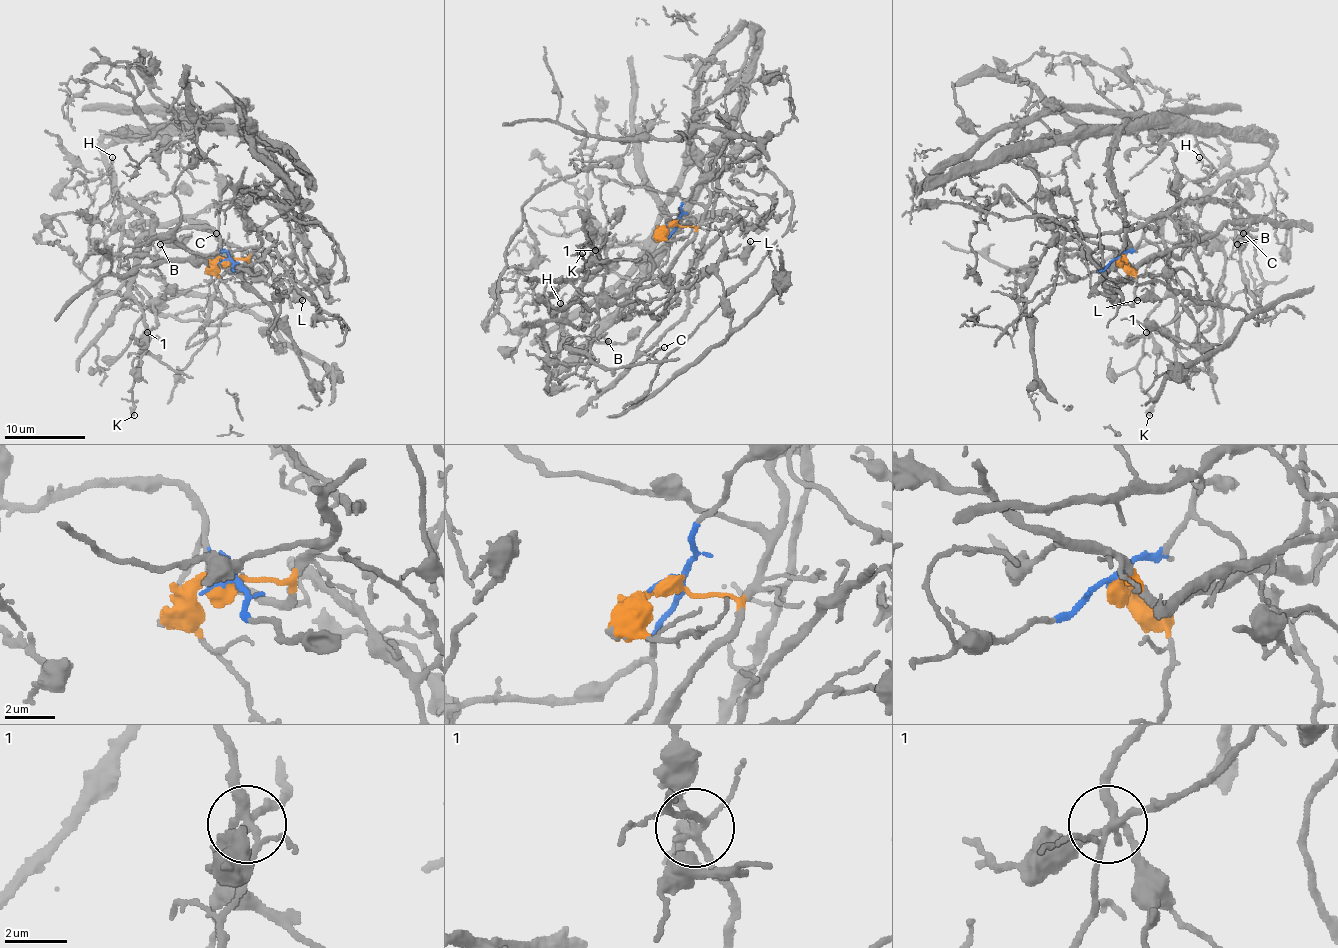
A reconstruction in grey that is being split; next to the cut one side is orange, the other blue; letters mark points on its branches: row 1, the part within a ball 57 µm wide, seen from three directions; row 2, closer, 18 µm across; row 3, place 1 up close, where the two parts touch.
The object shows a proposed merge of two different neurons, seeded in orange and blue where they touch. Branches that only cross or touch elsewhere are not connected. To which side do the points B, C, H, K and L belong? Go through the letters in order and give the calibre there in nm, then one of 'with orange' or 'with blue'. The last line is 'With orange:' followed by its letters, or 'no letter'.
B: calibre 140 nm; with orange
C: calibre 160 nm; with orange
H: calibre 170 nm; with blue
K: calibre 360 nm; with blue
L: calibre 280 nm; with orange
With orange: B, C, L

